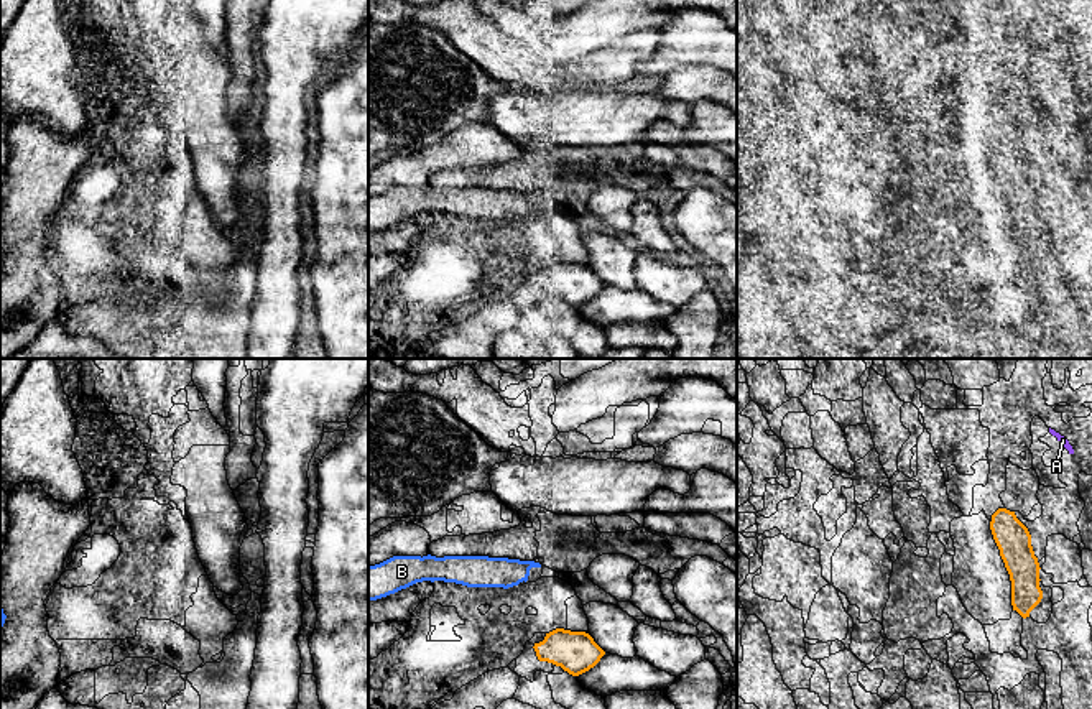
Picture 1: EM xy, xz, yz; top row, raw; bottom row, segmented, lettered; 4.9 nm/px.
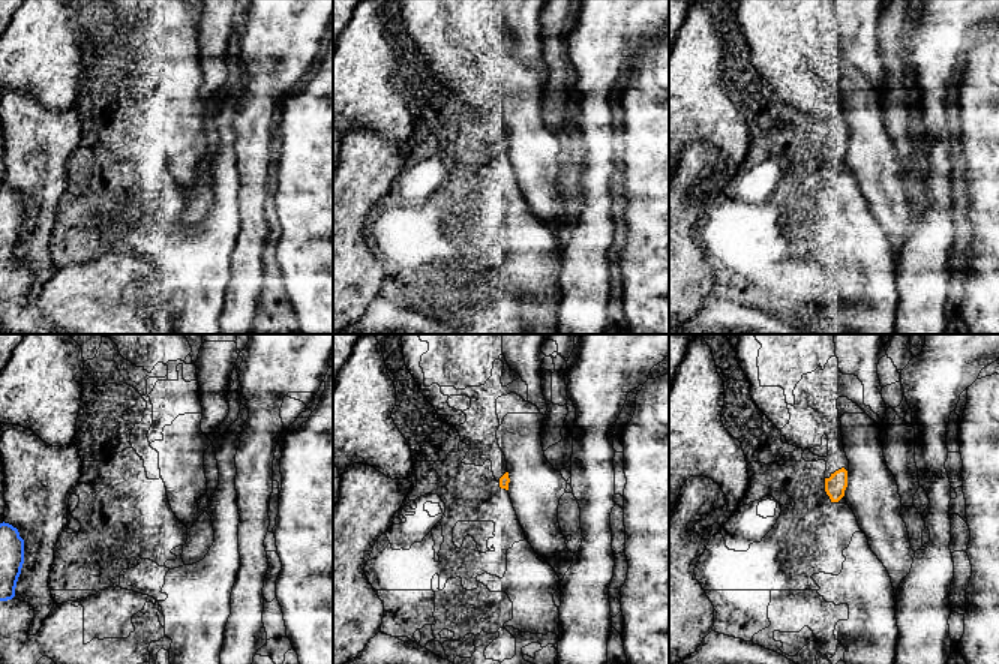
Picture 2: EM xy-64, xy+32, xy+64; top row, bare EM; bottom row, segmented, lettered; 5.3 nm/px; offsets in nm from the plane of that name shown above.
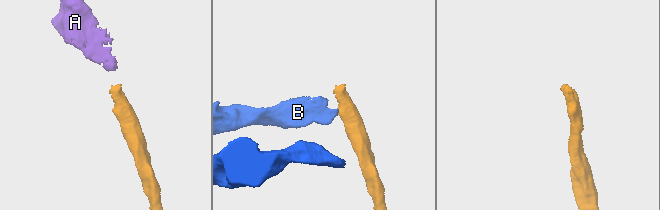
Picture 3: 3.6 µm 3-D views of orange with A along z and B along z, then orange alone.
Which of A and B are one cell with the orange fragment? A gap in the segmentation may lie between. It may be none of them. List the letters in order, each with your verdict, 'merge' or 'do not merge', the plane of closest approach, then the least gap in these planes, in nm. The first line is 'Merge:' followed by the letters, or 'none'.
Merge: A
A: merge; nearest in yz; 400 nm apart
B: do not merge; nearest in xz; 280 nm apart

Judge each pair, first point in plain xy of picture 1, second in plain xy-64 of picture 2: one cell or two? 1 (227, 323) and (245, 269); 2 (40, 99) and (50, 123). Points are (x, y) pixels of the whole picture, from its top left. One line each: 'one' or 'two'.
1: two
2: two

